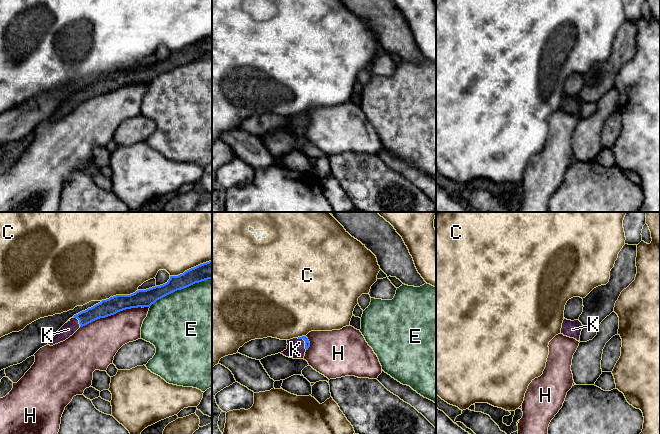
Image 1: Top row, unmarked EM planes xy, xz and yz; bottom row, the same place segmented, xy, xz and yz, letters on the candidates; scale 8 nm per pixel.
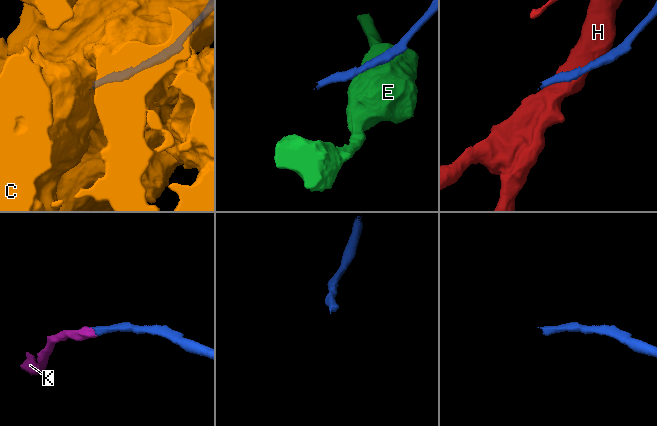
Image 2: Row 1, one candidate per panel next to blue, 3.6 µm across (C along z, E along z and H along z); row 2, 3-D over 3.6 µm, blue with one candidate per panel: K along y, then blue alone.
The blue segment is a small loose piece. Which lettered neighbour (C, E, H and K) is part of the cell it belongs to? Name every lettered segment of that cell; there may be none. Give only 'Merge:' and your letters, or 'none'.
Merge: K

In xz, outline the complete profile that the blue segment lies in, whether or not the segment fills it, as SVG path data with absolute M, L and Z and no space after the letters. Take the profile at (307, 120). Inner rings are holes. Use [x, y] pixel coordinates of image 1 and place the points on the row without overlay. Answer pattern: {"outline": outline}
{"outline": "M306 112L287 116L287 120L287 125L281 130L293 135L303 135L305 128L310 123L310 118Z"}

